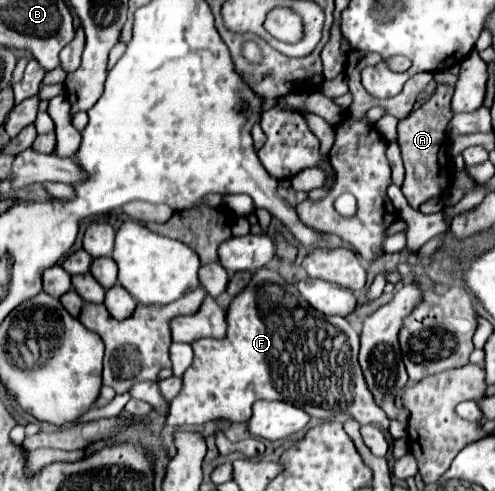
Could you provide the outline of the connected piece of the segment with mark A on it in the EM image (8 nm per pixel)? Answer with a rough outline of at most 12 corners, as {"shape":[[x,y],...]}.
{"shape":[[454,88],[398,124],[406,180],[418,210],[452,174],[446,124]]}

